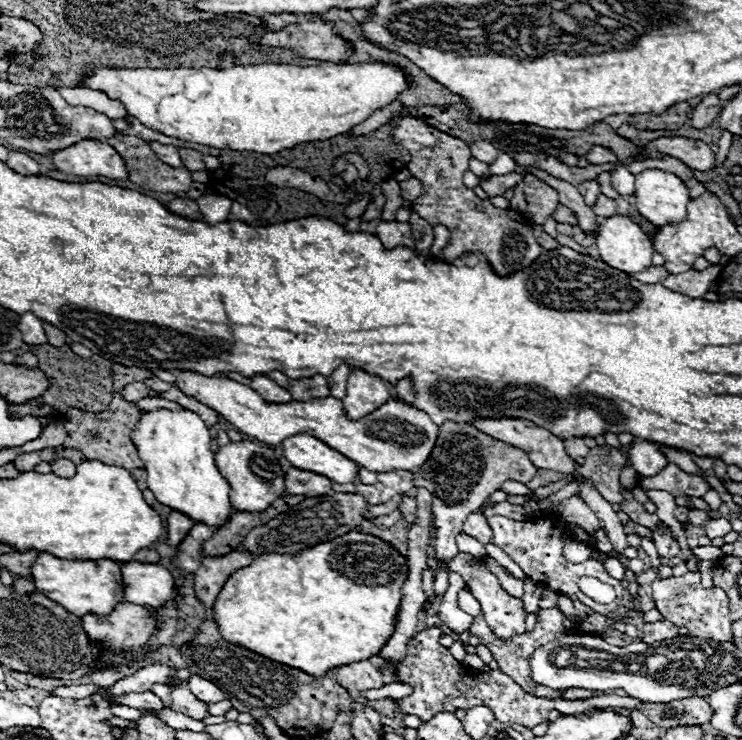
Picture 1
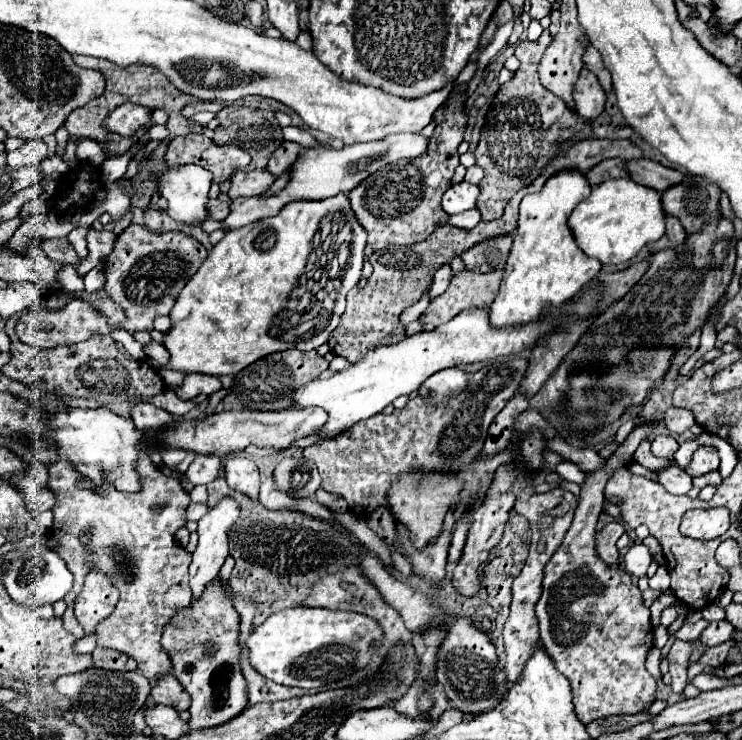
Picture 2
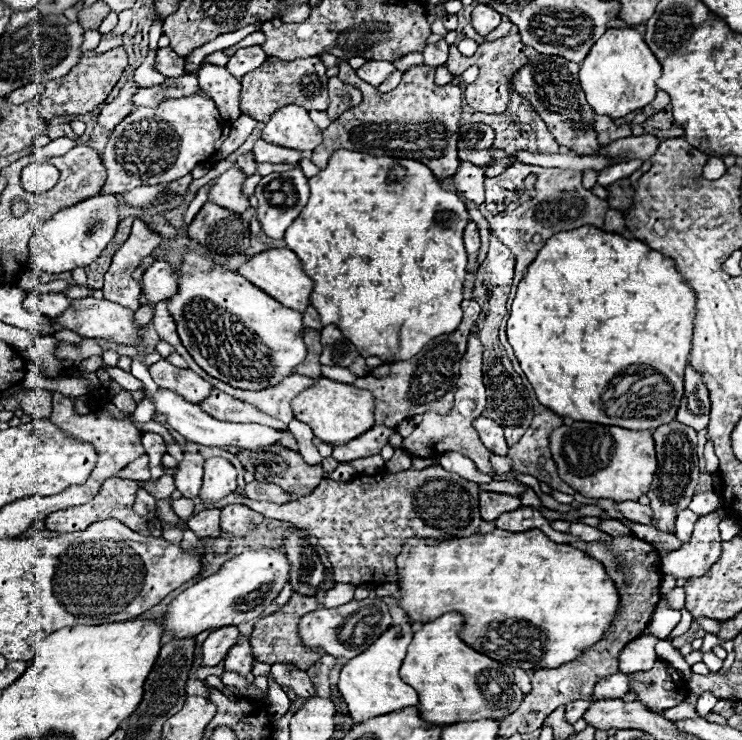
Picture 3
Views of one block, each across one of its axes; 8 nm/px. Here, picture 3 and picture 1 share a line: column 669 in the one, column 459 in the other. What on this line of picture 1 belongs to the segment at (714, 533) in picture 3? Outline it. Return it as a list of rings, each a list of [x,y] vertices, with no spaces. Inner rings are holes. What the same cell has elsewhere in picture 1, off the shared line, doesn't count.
[[[458,554],[458,556],[448,564],[448,568],[450,568],[452,572],[458,572],[458,574],[464,578],[464,582],[466,582],[468,588],[470,588],[470,592],[474,594],[474,598],[476,598],[476,600],[480,602],[480,606],[482,606],[482,616],[484,616],[486,624],[492,628],[492,632],[494,632],[500,640],[510,640],[510,638],[514,638],[514,636],[526,632],[526,624],[524,624],[524,622],[526,622],[526,610],[524,610],[522,600],[518,600],[518,598],[506,594],[506,590],[504,590],[504,588],[500,586],[500,582],[498,582],[498,578],[494,578],[494,574],[488,572],[488,570],[480,564],[480,560],[476,560],[476,558],[470,556],[470,554]]]

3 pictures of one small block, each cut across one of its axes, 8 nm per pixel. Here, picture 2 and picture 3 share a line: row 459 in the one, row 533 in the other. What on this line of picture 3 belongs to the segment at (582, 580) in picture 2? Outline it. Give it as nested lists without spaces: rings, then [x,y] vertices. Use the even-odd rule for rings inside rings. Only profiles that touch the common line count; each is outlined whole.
[[[602,520],[600,522],[600,526],[598,526],[602,532],[606,532],[606,534],[610,534],[610,536],[628,536],[628,534],[632,534],[622,522],[618,522],[618,520]]]

